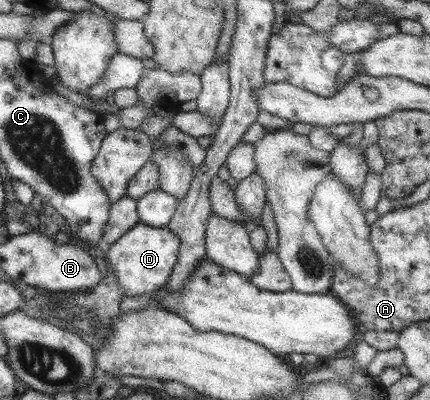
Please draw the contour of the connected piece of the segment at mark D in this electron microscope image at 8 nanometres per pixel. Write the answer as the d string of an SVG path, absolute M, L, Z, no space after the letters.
M143 223L136 224L115 243L104 247L106 262L117 278L124 296L153 294L163 287L174 270L181 246L178 235L171 233L167 226L155 229Z

